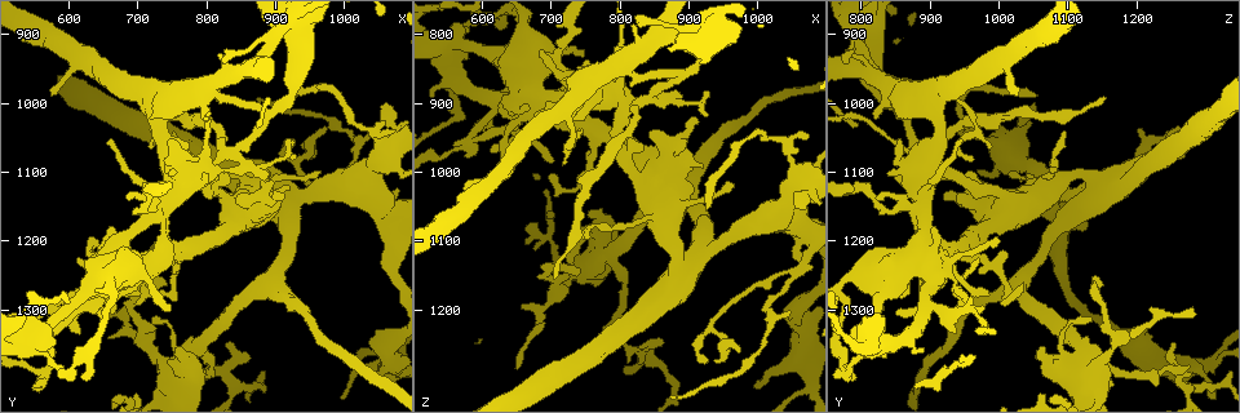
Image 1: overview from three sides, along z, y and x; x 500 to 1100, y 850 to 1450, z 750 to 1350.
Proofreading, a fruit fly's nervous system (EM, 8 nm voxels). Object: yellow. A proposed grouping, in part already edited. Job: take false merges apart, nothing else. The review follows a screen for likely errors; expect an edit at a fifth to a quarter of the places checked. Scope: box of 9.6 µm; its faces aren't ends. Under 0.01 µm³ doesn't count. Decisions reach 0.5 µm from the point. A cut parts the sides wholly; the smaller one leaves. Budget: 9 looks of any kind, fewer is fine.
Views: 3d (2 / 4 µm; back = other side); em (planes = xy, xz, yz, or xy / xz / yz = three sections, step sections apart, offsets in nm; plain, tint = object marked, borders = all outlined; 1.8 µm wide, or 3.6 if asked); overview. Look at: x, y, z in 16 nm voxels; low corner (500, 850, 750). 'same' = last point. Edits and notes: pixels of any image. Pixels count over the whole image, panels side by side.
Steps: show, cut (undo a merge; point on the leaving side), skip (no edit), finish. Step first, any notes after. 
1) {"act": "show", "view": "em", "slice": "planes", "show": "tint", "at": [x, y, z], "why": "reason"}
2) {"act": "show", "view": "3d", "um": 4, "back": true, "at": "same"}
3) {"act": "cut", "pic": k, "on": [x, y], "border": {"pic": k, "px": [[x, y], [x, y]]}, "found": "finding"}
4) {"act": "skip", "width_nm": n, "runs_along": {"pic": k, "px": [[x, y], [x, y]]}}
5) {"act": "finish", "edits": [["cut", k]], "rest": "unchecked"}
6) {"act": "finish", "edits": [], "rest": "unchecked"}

{"act": "show", "view": "em", "um": 3.6, "slice": "xy", "step": 4, "show": "plain", "at": [905, 1135, 1135], "why": "narrows sharply"}

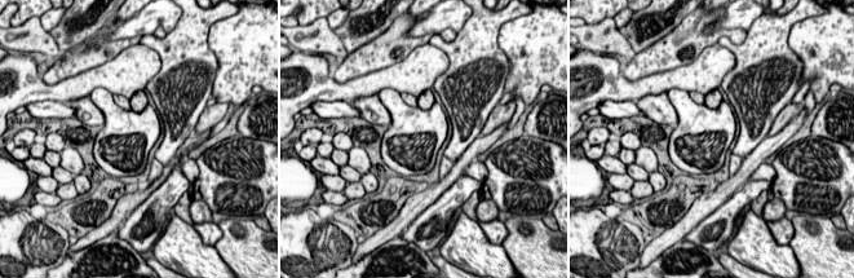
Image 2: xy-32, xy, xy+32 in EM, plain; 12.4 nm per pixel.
{"act": "show", "view": "em", "um": 3.6, "slice": "xy", "step": 4, "show": "borders", "at": "same"}

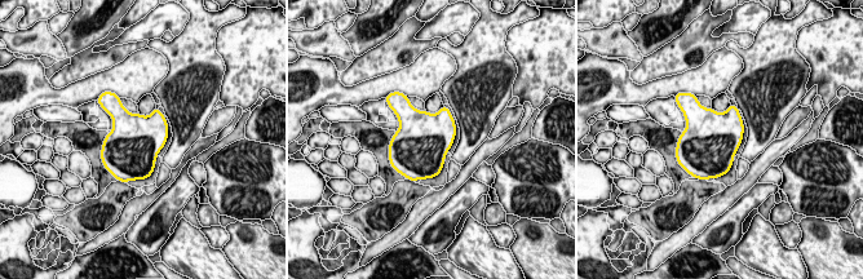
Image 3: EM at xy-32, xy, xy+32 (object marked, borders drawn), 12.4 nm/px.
{"act": "skip", "found": "continuous, no second neuron"}

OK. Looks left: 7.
{"act": "show", "view": "3d", "um": 4, "at": [790, 1350, 1120], "why": "sharp bend"}

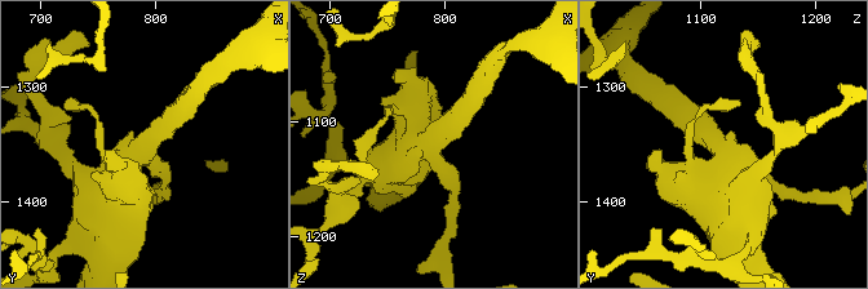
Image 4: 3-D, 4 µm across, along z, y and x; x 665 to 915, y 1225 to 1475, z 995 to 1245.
{"act": "show", "view": "em", "slice": "yz", "step": 8, "show": "tint", "at": [784, 1358, 1120]}

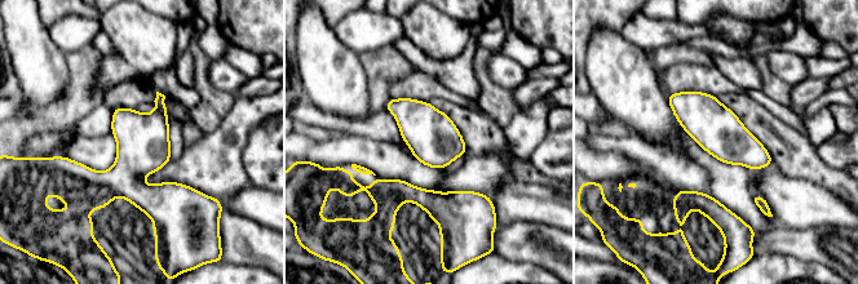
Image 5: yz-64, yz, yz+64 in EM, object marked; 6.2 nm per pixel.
{"act": "show", "view": "em", "slice": "planes", "show": "tint", "at": "same"}

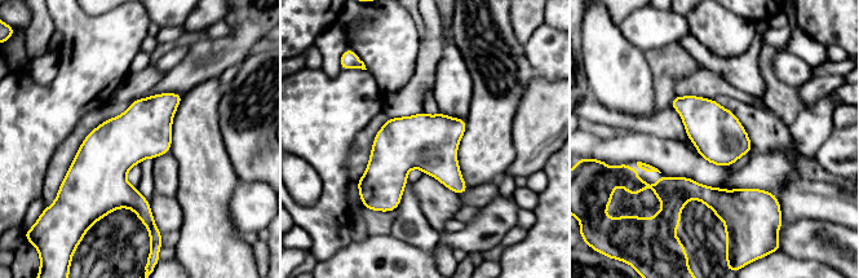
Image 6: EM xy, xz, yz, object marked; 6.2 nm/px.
{"act": "skip", "arms": 4, "found": "all the same neuron"}

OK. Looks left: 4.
{"act": "show", "view": "3d", "um": 4, "back": true, "at": [845, 1170, 1000], "why": "thick turns thin"}

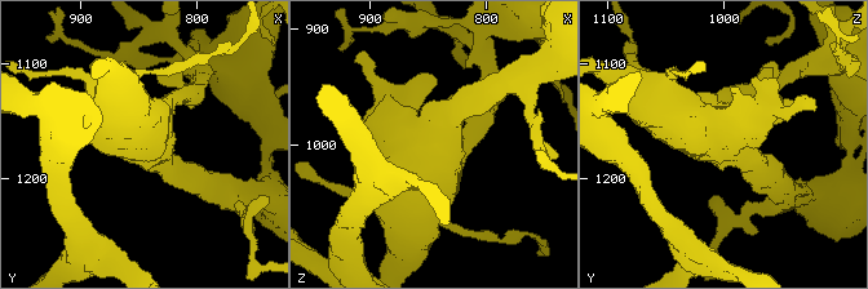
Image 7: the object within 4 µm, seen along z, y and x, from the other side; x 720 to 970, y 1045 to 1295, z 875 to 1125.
{"act": "show", "view": "em", "um": 3.6, "slice": "planes", "show": "tint", "at": [846, 1170, 1002]}

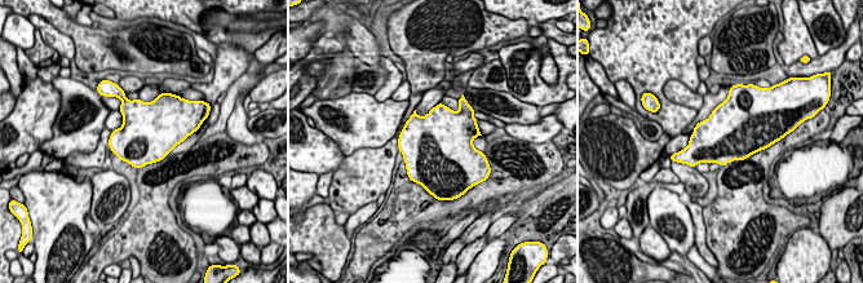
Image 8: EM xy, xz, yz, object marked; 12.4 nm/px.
{"act": "skip", "found": "one neuron here"}

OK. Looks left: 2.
{"act": "show", "view": "3d", "um": 2, "back": true, "at": [1065, 1180, 1095], "why": "thick turns thin"}

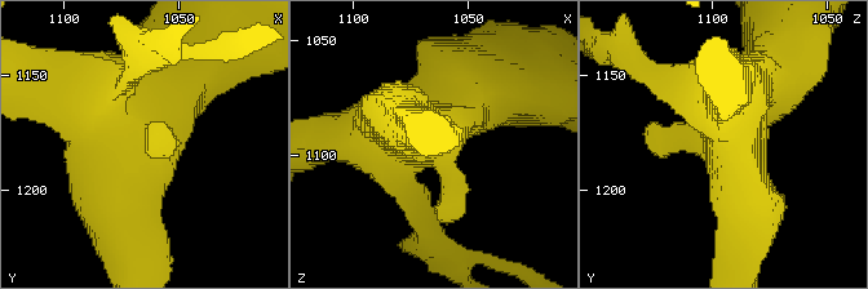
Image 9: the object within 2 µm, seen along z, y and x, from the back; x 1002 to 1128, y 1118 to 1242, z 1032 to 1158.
{"act": "show", "view": "em", "slice": "planes", "show": "borders", "at": [1066, 1183, 1094]}

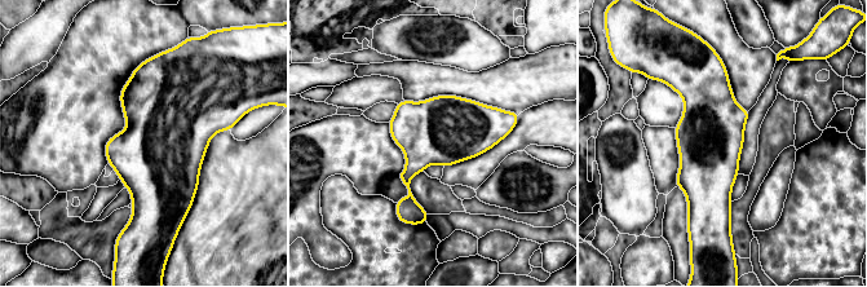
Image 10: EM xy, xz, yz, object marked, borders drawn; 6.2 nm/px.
{"act": "skip", "found": "one neuron here"}

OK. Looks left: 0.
{"act": "finish", "edits": [], "rest": "unchecked"}

